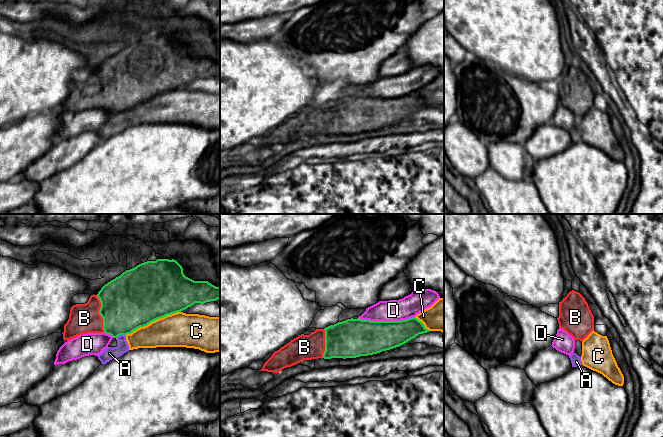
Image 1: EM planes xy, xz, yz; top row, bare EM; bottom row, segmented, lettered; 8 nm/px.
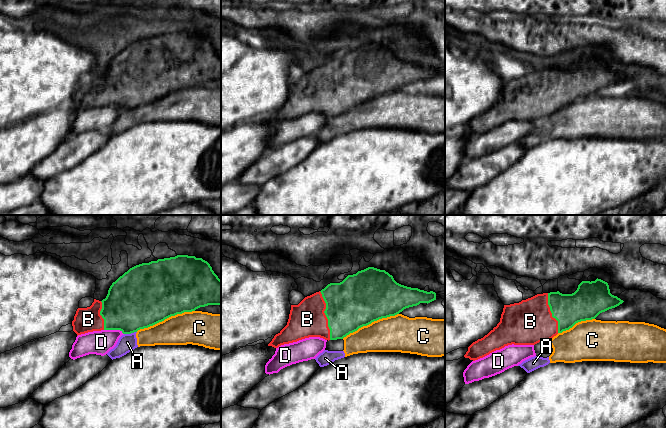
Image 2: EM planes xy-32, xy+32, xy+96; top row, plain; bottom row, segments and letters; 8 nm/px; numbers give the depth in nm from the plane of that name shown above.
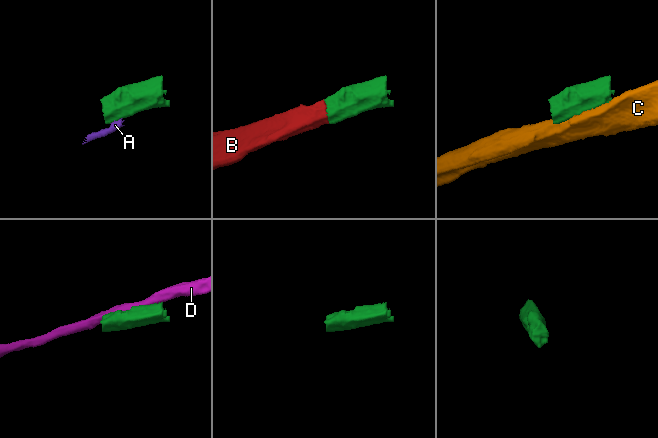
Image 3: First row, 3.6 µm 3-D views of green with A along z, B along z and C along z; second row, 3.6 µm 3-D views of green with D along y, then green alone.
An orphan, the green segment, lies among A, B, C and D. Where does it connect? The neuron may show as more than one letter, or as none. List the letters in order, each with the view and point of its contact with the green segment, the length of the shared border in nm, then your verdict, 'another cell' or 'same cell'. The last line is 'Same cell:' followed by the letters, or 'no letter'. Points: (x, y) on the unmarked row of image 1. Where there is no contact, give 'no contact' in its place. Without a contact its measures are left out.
A: contact xy (120, 110); length 90 nm; another cell
B: contact xy (99, 89); length 300 nm; same cell
C: contact xy (153, 96); length 480 nm; another cell
D: contact xz (386, 97); length 460 nm; another cell
Same cell: B

